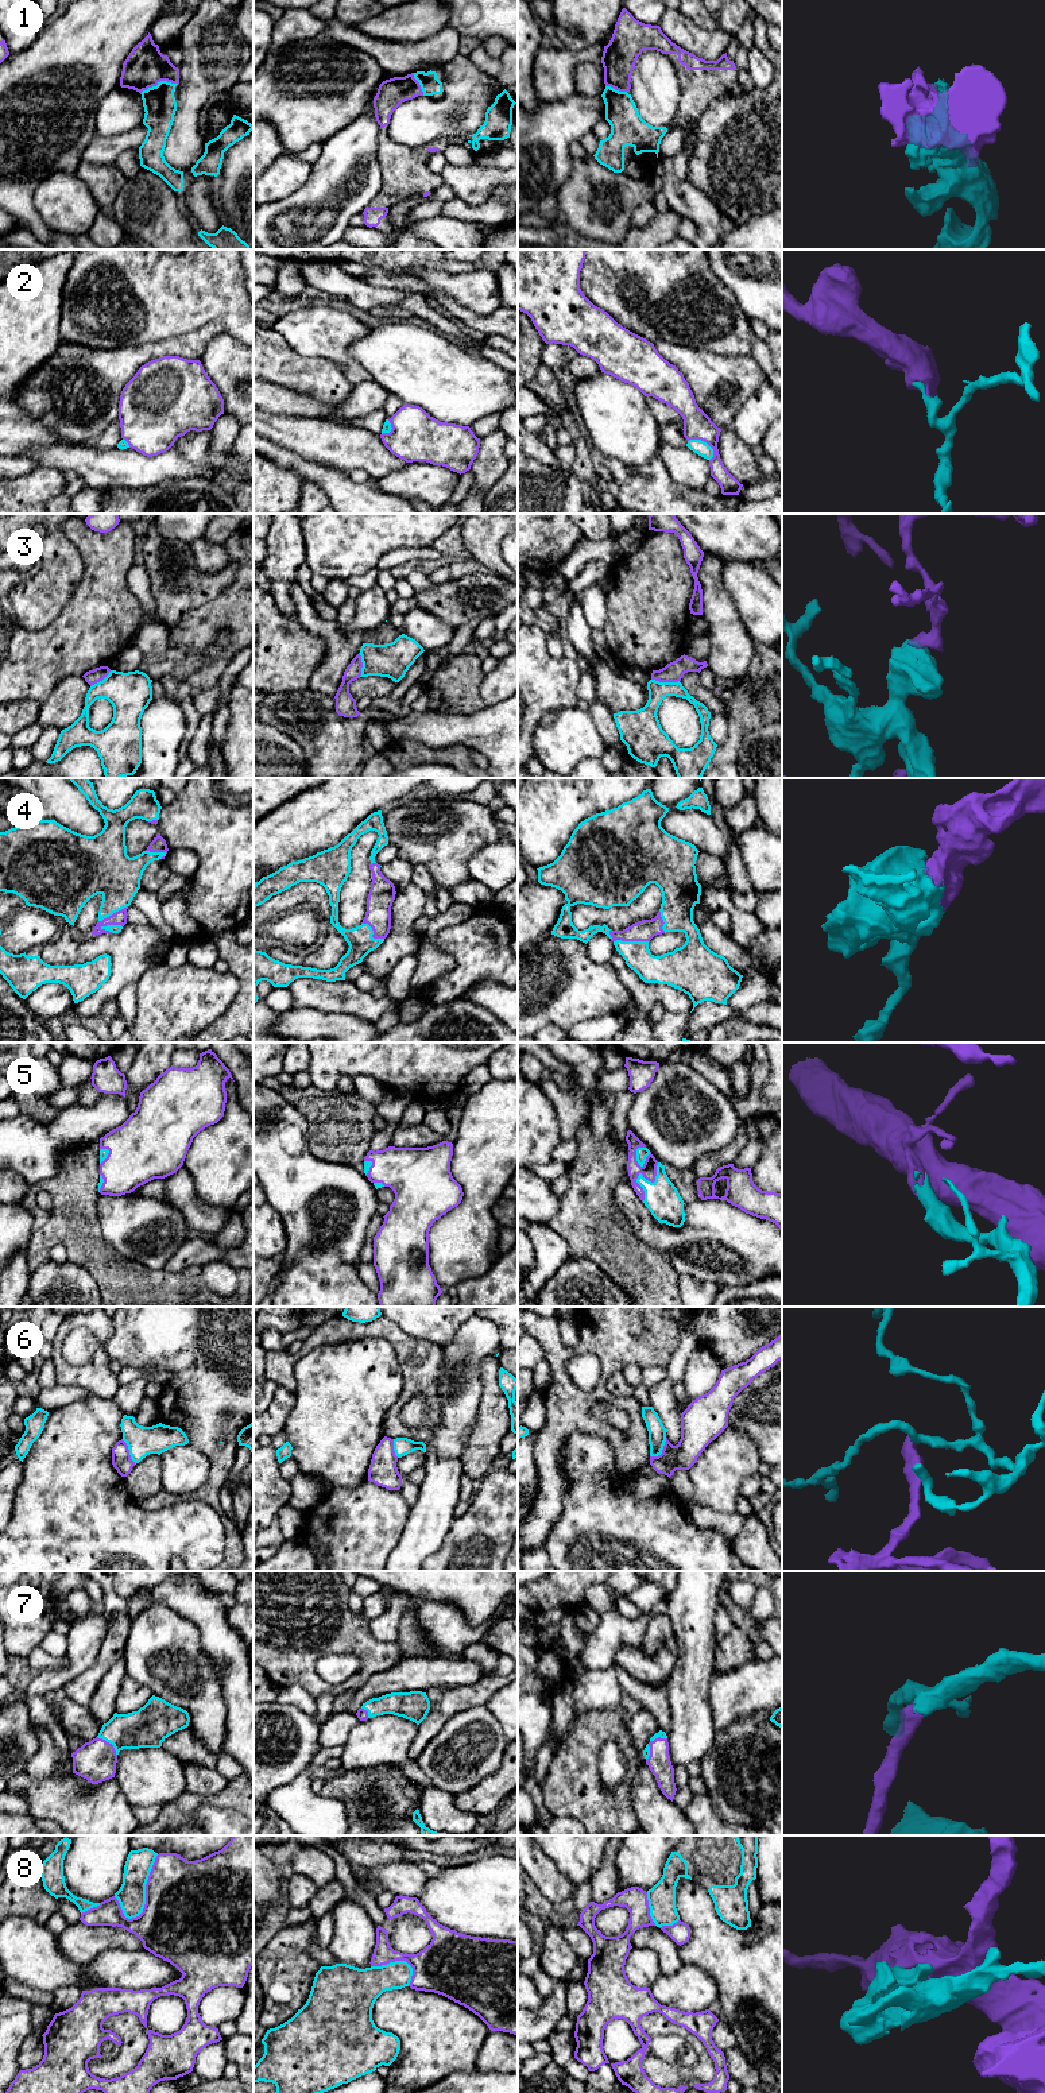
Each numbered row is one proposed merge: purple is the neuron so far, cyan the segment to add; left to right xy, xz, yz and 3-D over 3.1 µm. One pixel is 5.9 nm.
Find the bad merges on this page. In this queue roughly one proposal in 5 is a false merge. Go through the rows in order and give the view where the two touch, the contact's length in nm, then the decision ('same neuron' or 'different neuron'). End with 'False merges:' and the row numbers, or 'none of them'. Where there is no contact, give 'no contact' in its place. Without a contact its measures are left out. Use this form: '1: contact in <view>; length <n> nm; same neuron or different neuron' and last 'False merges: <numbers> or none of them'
1: contact in xy; length 240 nm; same neuron
2: contact in yz; length 190 nm; different neuron
3: contact in yz; length 170 nm; different neuron
4: contact in yz; length 220 nm; same neuron
5: contact in yz; length 260 nm; same neuron
6: contact in yz; length 160 nm; different neuron
7: contact in xy; length 170 nm; same neuron
8: contact in xy; length 440 nm; different neuron
False merges: 2, 3, 6, 8

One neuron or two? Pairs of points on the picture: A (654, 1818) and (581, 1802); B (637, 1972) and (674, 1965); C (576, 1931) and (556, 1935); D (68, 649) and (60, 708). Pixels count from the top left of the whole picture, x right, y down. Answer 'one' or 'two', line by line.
A: two
B: two
C: two
D: two

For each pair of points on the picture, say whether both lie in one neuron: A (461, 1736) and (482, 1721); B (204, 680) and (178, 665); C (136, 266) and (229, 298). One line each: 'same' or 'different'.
A: same
B: different
C: same

